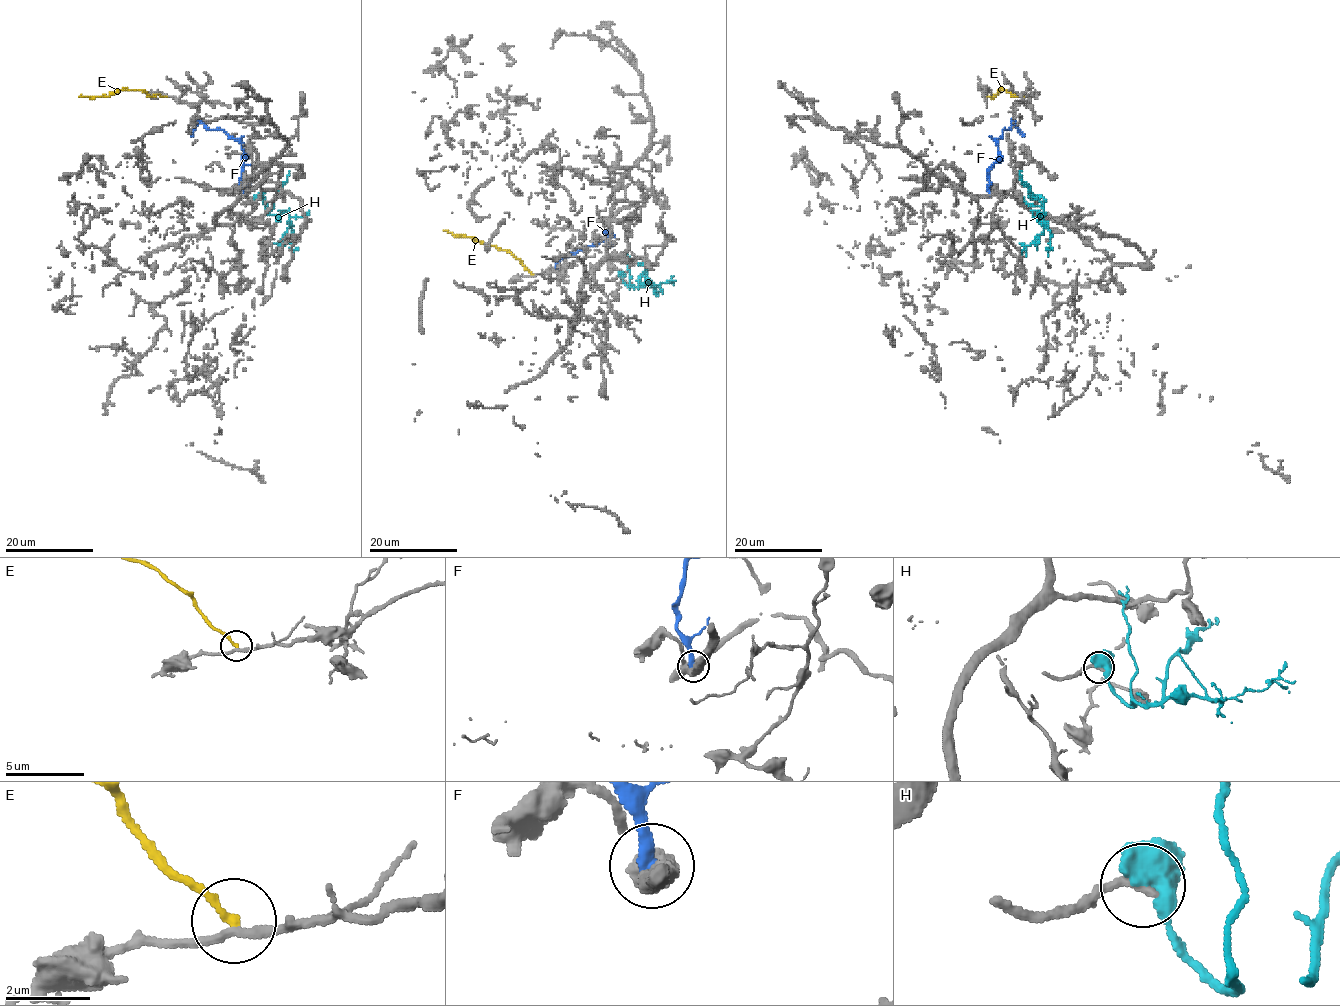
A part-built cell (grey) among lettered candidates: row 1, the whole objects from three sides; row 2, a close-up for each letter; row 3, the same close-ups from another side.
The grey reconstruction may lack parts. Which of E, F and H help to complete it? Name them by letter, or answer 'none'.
H

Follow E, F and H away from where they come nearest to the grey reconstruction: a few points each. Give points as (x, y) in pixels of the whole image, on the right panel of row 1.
E: (1030, 96), (1013, 96), (1001, 89), (995, 96), (986, 97)
F: (989, 194), (987, 168), (997, 157), (997, 140), (1012, 122), (1022, 136)
H: (1033, 197), (1044, 200), (1044, 214), (1041, 215), (1044, 231), (1021, 256)

